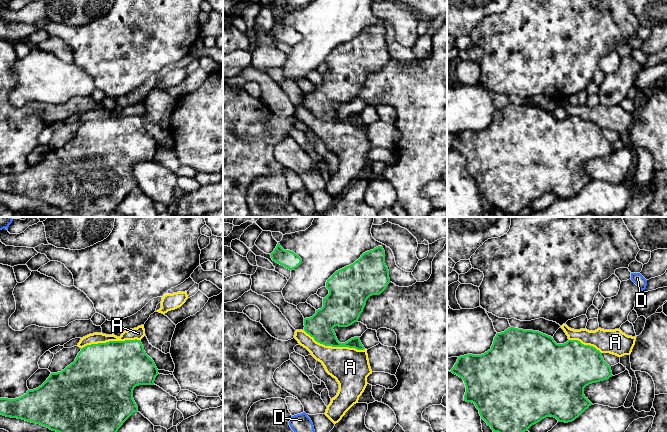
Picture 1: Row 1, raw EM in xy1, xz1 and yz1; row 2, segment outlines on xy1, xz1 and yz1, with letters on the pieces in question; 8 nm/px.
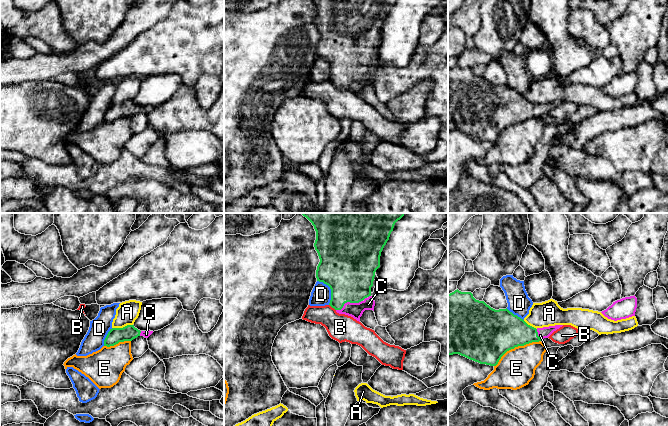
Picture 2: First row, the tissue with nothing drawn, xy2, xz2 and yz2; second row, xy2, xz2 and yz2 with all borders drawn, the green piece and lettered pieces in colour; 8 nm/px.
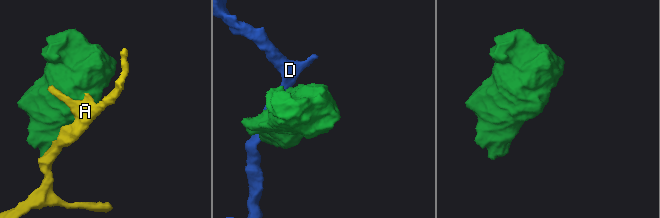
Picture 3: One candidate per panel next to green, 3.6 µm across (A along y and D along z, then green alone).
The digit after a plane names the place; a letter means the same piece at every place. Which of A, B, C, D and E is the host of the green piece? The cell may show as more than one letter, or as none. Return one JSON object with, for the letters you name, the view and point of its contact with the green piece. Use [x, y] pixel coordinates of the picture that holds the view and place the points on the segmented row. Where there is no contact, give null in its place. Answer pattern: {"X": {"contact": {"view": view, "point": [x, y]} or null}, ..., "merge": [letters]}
{"C": {"contact": {"view": "xz2", "point": [350, 302]}}, "merge": ["C"]}

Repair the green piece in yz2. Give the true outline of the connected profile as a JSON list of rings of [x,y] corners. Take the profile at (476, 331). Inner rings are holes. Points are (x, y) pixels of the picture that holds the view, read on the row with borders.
[[[457,289],[448,294],[448,355],[459,354],[480,364],[496,366],[507,351],[548,338],[562,326],[555,325],[536,329],[507,308],[495,310],[484,301],[476,300],[471,292],[461,292]]]

